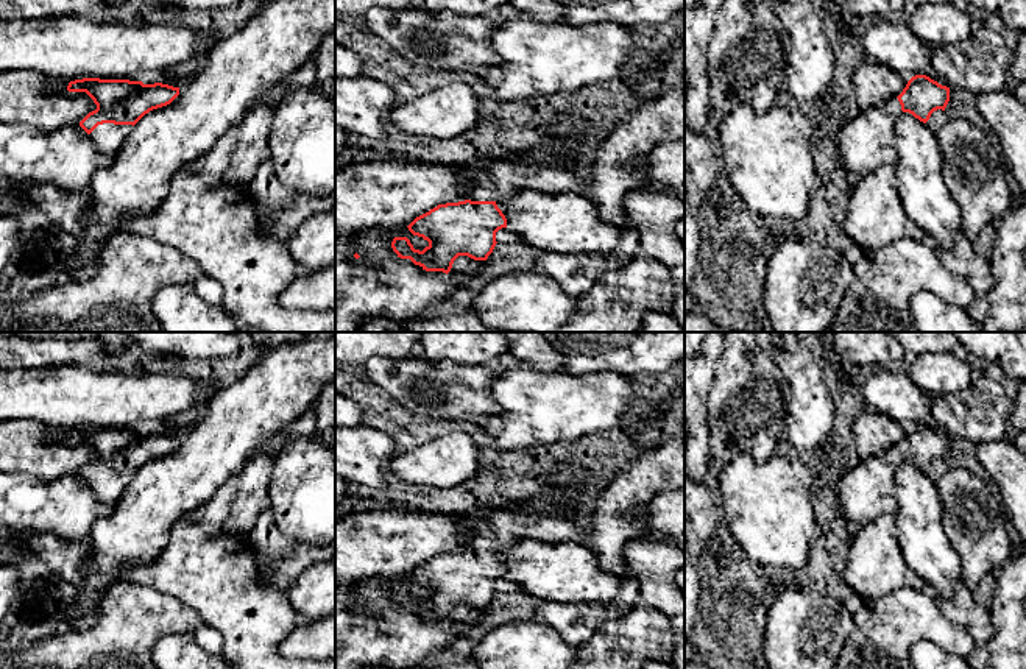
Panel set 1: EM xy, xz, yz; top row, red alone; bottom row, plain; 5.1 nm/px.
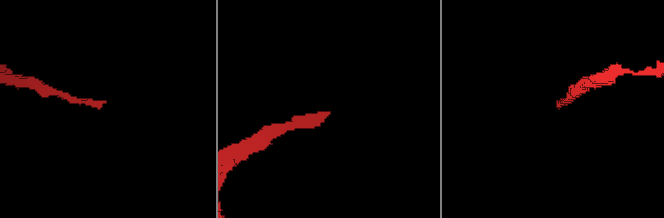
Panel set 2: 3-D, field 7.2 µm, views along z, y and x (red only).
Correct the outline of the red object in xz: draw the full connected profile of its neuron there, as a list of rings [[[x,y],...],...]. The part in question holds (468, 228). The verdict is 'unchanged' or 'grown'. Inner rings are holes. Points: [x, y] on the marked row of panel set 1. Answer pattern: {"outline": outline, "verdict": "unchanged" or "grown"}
{"outline": [[[525,151],[524,156],[483,158],[466,162],[463,167],[471,178],[471,189],[466,200],[458,203],[438,204],[429,212],[416,217],[407,228],[413,235],[423,237],[429,245],[419,251],[415,250],[407,237],[394,237],[393,251],[401,259],[410,259],[426,271],[449,273],[458,256],[468,256],[474,260],[486,260],[496,246],[496,232],[507,228],[507,218],[497,207],[499,198],[511,196],[519,190],[533,189],[543,192],[577,192],[588,193],[588,176],[577,165],[561,158],[538,161]]], "verdict": "grown"}

